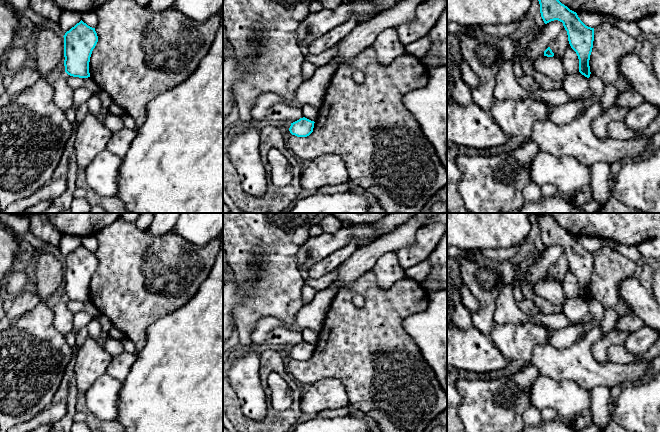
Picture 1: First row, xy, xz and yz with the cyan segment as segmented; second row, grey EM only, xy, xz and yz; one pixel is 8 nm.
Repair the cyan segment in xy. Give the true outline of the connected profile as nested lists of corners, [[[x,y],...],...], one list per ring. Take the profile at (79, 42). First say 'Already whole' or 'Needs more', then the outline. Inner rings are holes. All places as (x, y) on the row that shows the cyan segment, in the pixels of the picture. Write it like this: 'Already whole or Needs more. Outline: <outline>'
Already whole. Outline: [[[81,20],[63,37],[65,72],[73,77],[90,77],[90,57],[98,42],[95,28],[88,26]]]

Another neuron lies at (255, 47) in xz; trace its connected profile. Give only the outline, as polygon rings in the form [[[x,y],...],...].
[[[253,42],[251,45],[251,51],[249,53],[249,59],[254,60],[259,55],[259,50],[263,47],[262,42]]]

